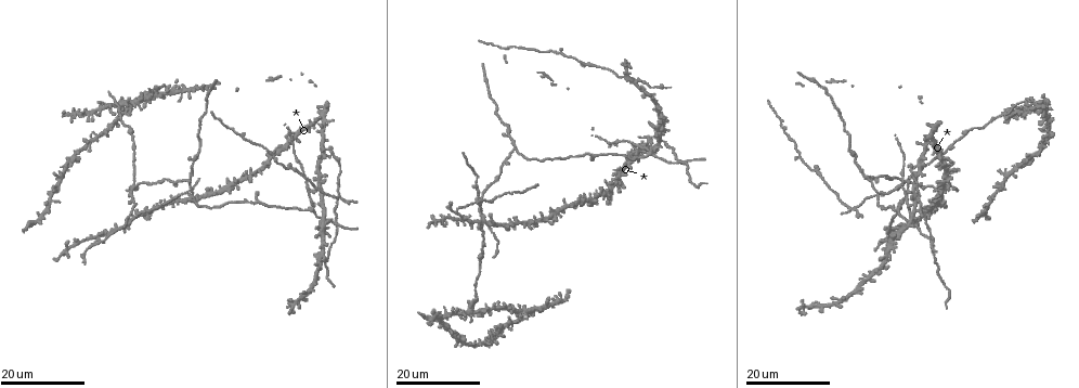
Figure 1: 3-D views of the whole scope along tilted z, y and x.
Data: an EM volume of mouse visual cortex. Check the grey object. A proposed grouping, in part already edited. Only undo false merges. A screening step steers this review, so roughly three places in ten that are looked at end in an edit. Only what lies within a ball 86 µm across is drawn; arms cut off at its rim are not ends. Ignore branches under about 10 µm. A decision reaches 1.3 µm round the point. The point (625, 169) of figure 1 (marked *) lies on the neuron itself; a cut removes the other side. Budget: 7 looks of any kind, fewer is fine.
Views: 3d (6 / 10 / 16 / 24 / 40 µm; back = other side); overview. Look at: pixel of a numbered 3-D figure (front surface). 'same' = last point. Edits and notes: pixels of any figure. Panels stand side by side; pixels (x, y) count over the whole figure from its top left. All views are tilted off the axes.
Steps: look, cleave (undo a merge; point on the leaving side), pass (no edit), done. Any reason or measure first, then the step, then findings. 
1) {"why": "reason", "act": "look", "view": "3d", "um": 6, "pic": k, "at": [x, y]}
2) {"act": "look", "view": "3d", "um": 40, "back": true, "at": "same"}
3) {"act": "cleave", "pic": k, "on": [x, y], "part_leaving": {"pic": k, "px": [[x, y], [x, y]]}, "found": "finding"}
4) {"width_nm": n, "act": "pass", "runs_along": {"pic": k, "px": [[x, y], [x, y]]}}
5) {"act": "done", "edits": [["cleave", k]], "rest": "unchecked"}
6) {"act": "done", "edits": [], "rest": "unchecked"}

{"why": "branch point", "act": "look", "view": "3d", "um": 24, "pic": 1, "at": [307, 193]}

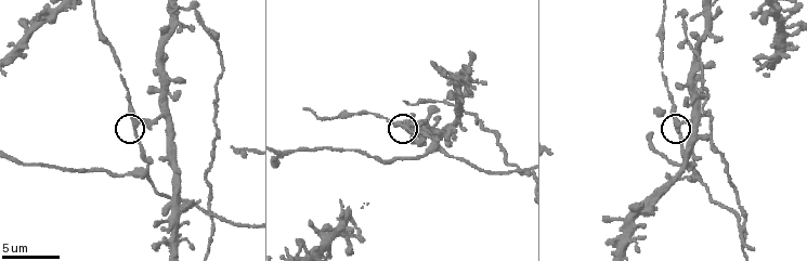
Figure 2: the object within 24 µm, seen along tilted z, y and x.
{"act": "look", "view": "3d", "um": 6, "pic": 2, "at": [133, 127]}

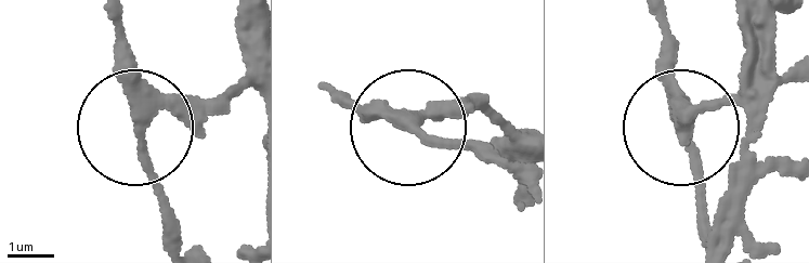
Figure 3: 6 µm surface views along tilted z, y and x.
{"arms": 3, "act": "pass", "found": "continuous, no second neuron"}

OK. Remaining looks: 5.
{"act": "look", "view": "3d", "um": 10, "pic": 2, "at": [209, 207]}

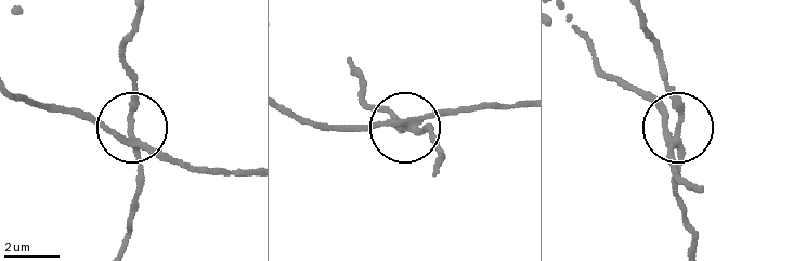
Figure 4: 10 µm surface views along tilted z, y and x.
{"act": "look", "view": "3d", "um": 10, "back": true, "pic": 4, "at": [132, 134]}

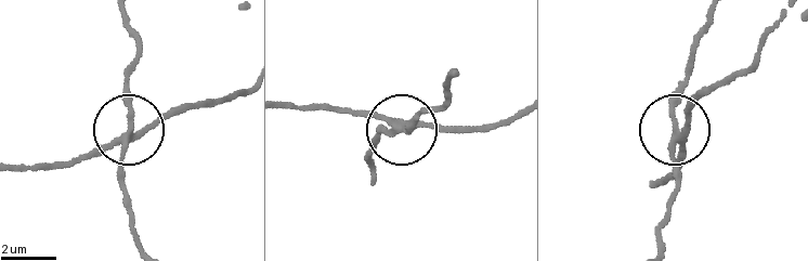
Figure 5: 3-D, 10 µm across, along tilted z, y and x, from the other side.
{"width_nm": 220, "act": "cleave", "pic": 5, "on": [125, 95], "found": "two neurons meet here"}

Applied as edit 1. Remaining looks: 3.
{"why": "redraw", "act": "look", "view": "overview"}

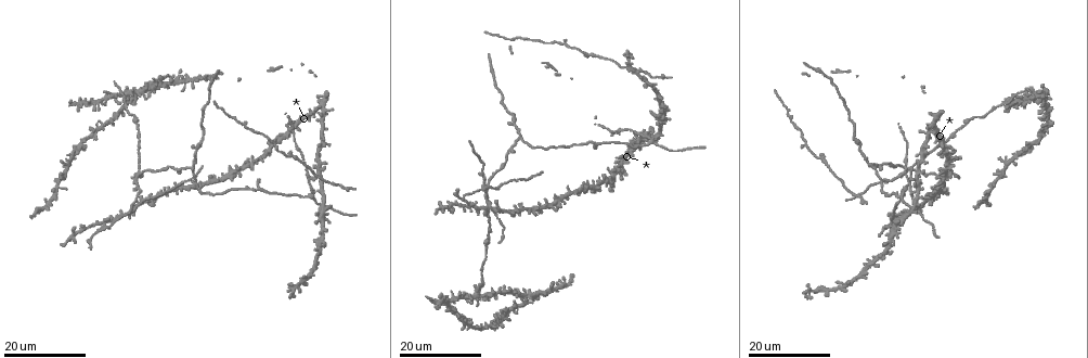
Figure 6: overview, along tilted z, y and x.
{"why": "thin arm on a thick one", "act": "look", "view": "3d", "um": 16, "pic": 6, "at": [314, 197]}

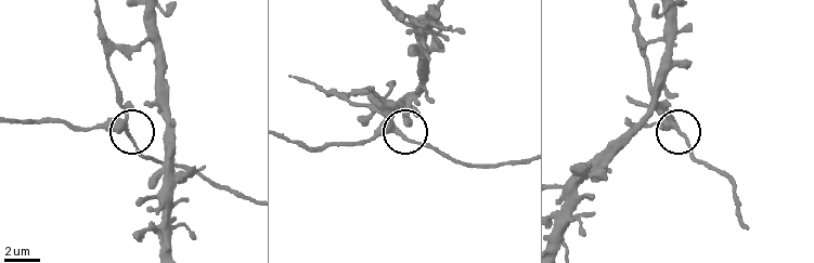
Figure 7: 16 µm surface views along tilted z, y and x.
{"act": "look", "view": "3d", "um": 6, "pic": 7, "at": [675, 123]}

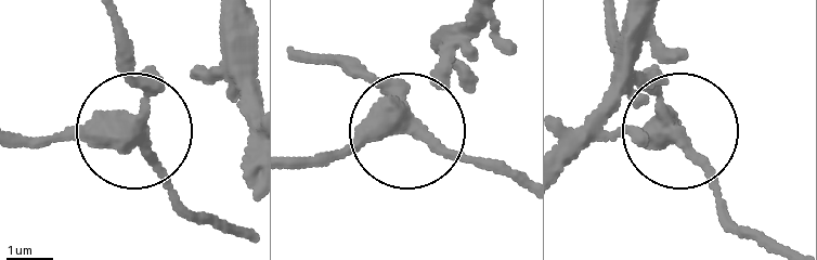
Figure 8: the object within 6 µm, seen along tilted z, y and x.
{"side_arm_um": 15, "act": "pass", "runs_along": {"pic": 8, "px": [[113, 22], [140, 96], [140, 151], [187, 212]]}, "found": "continuous, no second neuron"}

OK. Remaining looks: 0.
{"act": "done", "edits": [["cleave", 5]], "rest": "unchecked"}

